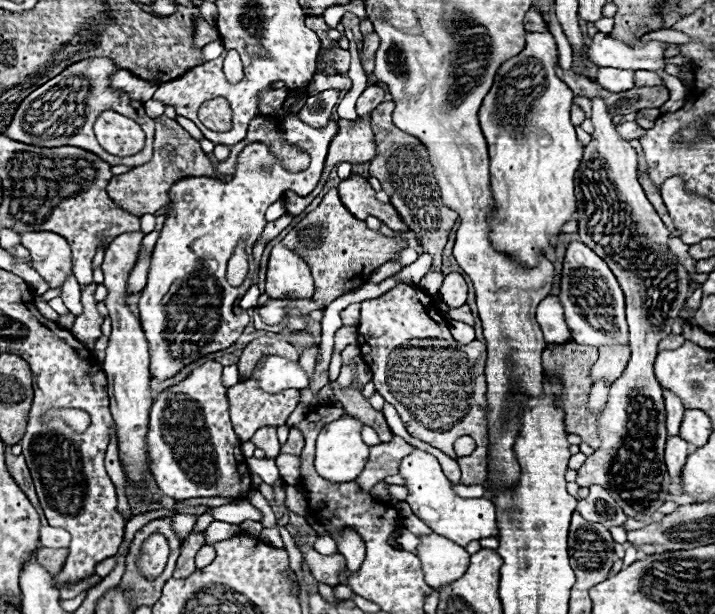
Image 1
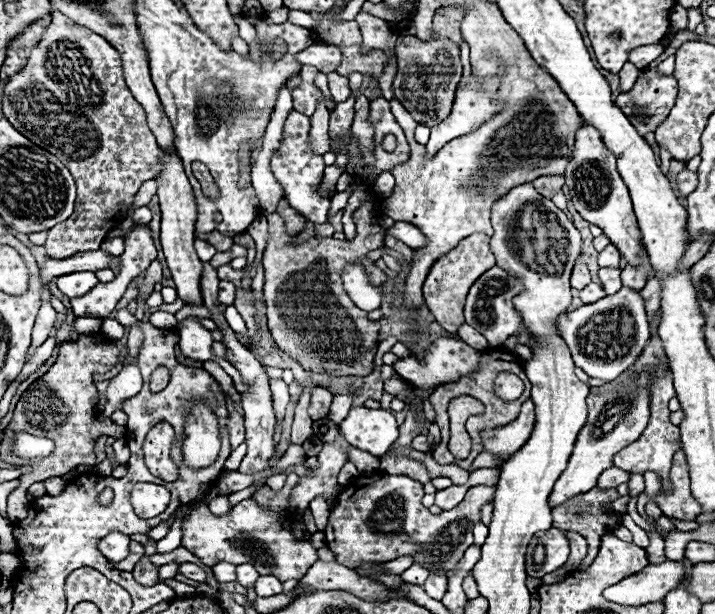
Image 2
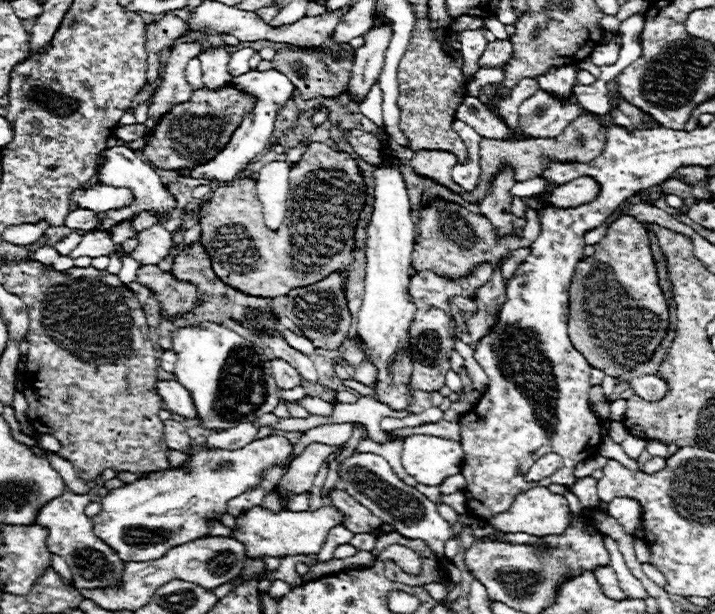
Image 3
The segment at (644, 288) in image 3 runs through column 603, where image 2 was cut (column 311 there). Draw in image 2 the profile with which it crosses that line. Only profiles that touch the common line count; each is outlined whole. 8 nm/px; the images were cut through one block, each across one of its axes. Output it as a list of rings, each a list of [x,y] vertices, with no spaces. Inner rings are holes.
[[[368,202],[354,212],[354,222],[358,228],[354,240],[316,236],[304,244],[288,246],[292,236],[286,234],[284,220],[278,214],[268,214],[268,242],[262,258],[268,328],[276,344],[310,372],[362,378],[374,370],[380,324],[368,320],[366,312],[354,306],[342,288],[342,272],[348,264],[360,264],[366,268],[372,286],[382,284],[386,274],[374,268],[366,254],[384,246],[386,230],[376,224],[376,210]]]

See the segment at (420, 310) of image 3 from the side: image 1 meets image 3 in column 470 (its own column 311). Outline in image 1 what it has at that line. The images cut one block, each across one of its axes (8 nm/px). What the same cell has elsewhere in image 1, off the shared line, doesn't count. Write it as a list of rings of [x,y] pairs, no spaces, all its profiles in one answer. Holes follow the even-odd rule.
[[[276,244],[266,272],[266,294],[270,298],[310,298],[314,280],[308,264],[290,248]]]

